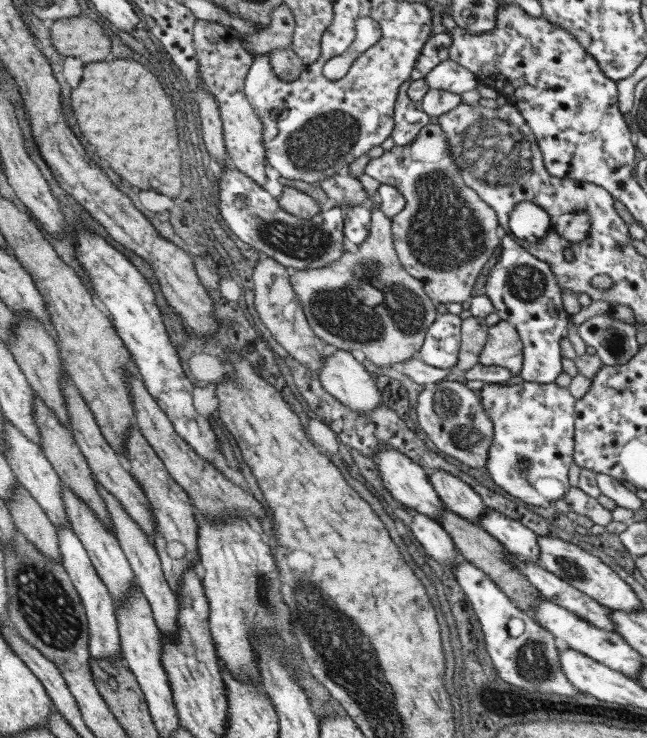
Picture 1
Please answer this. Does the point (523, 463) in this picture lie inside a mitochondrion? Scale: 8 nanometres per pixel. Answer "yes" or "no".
yes

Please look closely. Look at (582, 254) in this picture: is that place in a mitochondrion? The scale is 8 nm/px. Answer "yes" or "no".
no

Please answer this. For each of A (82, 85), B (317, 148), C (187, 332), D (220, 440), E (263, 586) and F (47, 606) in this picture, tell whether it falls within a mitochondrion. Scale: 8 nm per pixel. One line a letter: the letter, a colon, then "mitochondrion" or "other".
A: other
B: mitochondrion
C: other
D: other
E: mitochondrion
F: mitochondrion

